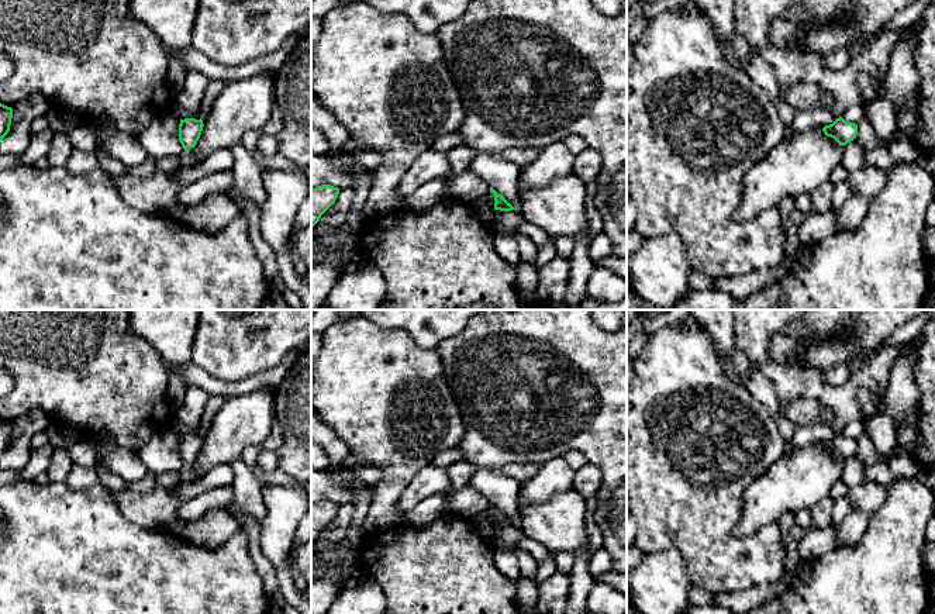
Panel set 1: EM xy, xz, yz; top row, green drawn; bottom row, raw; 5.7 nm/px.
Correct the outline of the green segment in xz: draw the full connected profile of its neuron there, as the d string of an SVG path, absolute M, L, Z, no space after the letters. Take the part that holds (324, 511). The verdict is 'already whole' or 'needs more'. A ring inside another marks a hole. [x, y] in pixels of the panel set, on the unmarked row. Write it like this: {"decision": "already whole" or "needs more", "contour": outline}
{"decision": "already whole", "contour": "M321 500L311 506L311 544L321 531L335 518L339 504L331 500Z"}

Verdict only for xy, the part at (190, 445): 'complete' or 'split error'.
complete

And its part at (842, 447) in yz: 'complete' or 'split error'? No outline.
complete

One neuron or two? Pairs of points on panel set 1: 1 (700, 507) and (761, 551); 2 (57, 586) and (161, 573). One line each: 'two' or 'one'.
1: one
2: one

